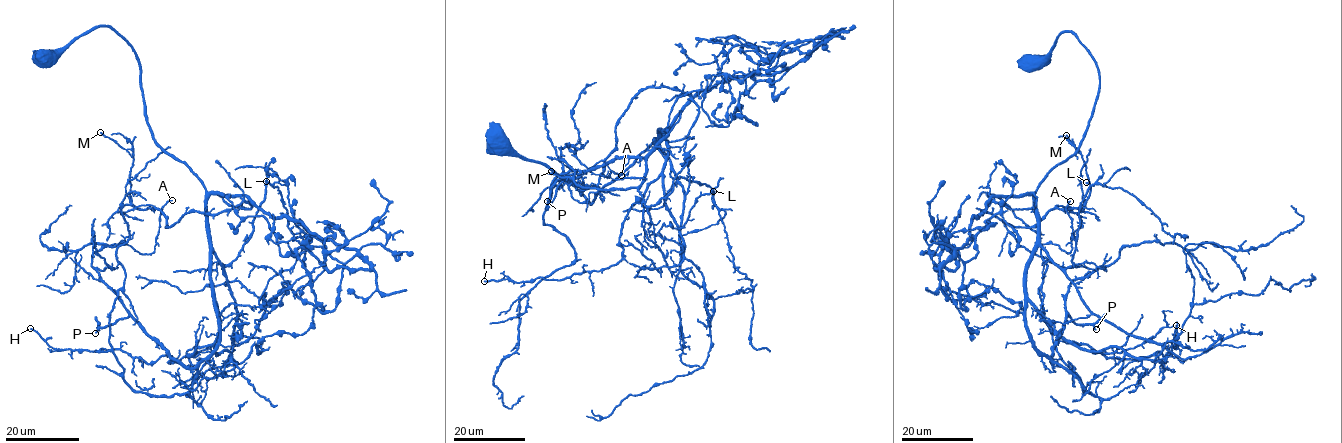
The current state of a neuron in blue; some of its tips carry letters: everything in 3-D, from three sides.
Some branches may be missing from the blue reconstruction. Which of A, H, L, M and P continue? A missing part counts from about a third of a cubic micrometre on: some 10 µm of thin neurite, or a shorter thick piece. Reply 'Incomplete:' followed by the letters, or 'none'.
Incomplete: H, P

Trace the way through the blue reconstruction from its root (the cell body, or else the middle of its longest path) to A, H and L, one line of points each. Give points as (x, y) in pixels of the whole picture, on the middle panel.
A: (492, 134), (591, 204), (667, 132), (636, 187), (578, 185), (560, 149), (572, 145), (594, 174), (621, 175)
H: (492, 134), (591, 204), (659, 131), (667, 158), (626, 217), (617, 263), (559, 280), (484, 281)
L: (492, 134), (501, 143), (549, 167), (591, 204), (654, 140), (670, 162), (671, 177), (713, 191)

